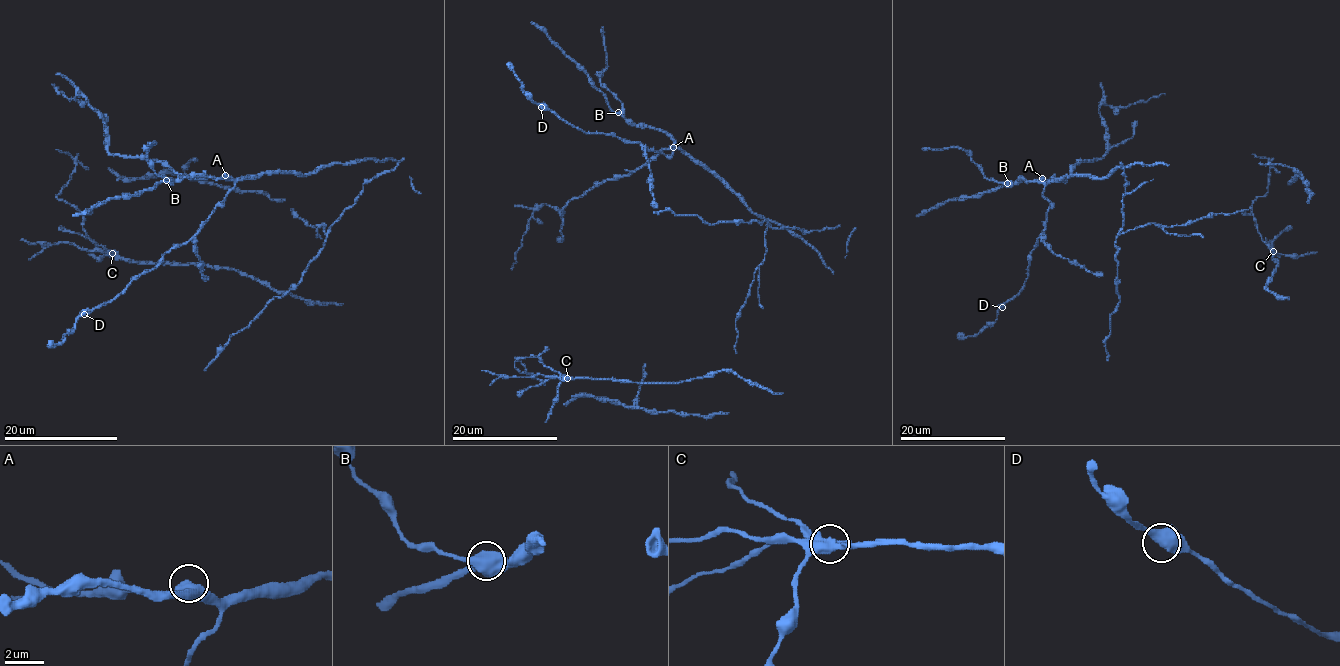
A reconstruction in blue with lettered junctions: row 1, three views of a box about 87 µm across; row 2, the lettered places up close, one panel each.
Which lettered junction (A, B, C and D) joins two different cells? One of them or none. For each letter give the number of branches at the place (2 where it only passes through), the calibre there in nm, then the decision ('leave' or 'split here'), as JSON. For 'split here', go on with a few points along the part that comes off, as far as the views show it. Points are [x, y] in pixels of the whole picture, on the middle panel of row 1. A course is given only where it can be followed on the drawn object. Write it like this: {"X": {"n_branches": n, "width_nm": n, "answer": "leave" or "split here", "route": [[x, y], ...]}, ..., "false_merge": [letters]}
{"A": {"n_branches": 2, "width_nm": 550, "answer": "leave"}, "B": {"n_branches": 2, "width_nm": 500, "answer": "leave"}, "C": {"n_branches": 2, "width_nm": 600, "answer": "split here", "route": [[567, 378], [551, 370], [537, 357], [522, 357], [514, 362], [521, 373], [533, 374], [526, 372], [514, 357]]}, "D": {"n_branches": 2, "width_nm": 550, "answer": "leave"}, "false_merge": ["C"]}

